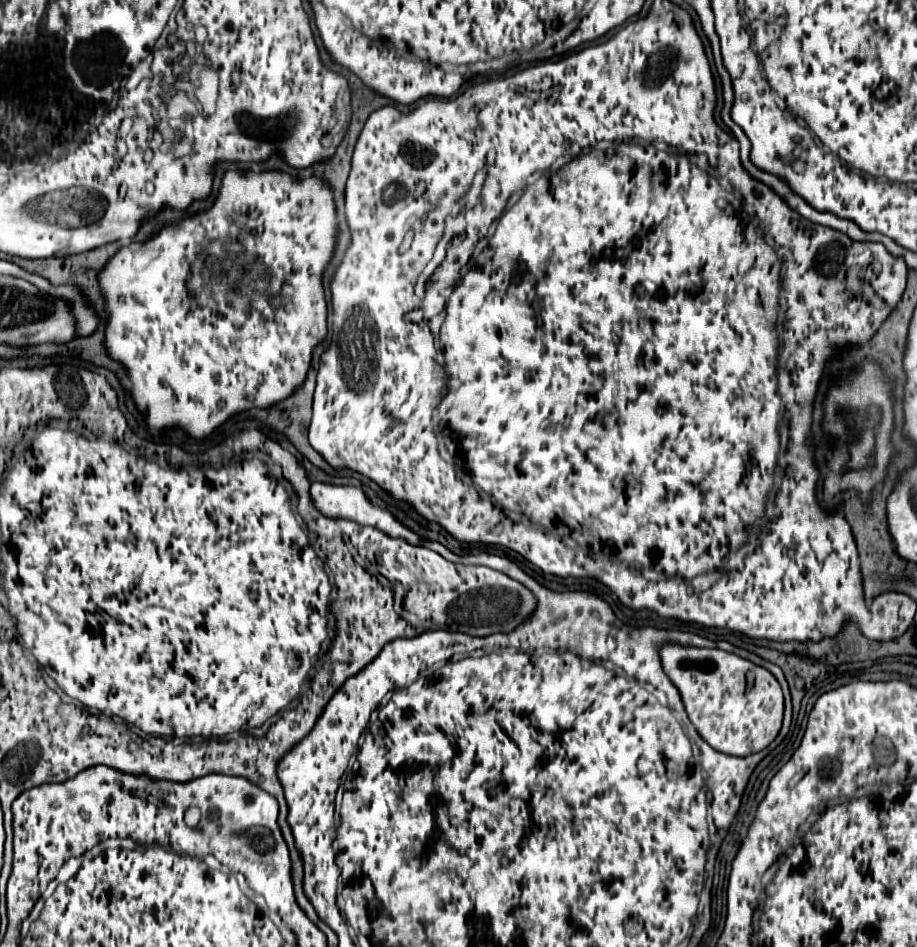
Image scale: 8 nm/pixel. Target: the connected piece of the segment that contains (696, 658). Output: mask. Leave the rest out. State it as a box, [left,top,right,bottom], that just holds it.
[659,643,783,755]

